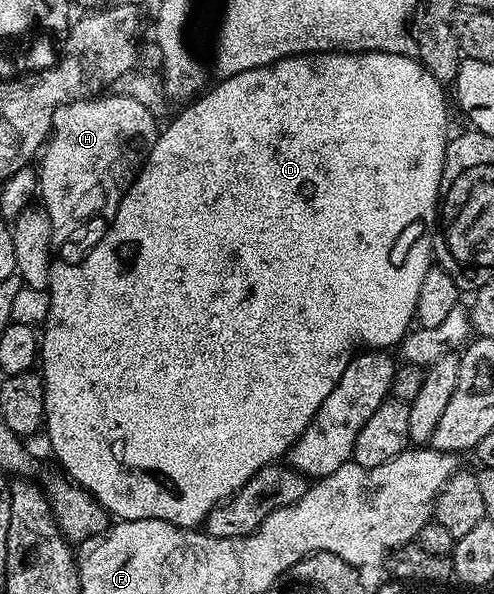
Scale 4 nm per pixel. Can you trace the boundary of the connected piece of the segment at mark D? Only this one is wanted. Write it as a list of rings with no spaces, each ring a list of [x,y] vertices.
[[[331,51],[331,52],[329,52],[329,53],[307,53],[307,54],[305,54],[305,55],[291,55],[291,56],[290,56],[290,58],[289,58],[289,59],[278,59],[278,60],[276,60],[276,62],[275,62],[275,63],[269,63],[269,64],[268,64],[268,65],[267,65],[267,66],[266,66],[266,67],[257,67],[257,68],[256,68],[256,69],[248,69],[248,70],[247,70],[247,71],[245,71],[245,72],[244,72],[244,73],[236,73],[236,74],[235,74],[235,75],[227,75],[227,76],[225,76],[225,77],[222,77],[222,78],[219,78],[219,79],[218,79],[218,80],[217,80],[217,81],[218,81],[218,82],[219,82],[219,83],[218,83],[218,84],[216,84],[216,85],[215,85],[215,87],[214,87],[214,88],[212,88],[212,89],[211,89],[211,91],[210,91],[210,92],[208,92],[208,93],[207,93],[207,95],[202,95],[202,94],[199,94],[199,95],[198,95],[198,96],[197,96],[197,98],[195,98],[195,99],[194,99],[194,100],[193,100],[193,102],[194,102],[194,101],[195,101],[195,103],[194,103],[194,104],[192,104],[192,105],[191,105],[191,107],[186,107],[186,108],[184,108],[184,109],[183,109],[183,111],[182,111],[182,112],[180,112],[180,113],[179,113],[179,115],[178,115],[178,116],[176,116],[176,117],[175,117],[175,119],[174,119],[174,120],[172,120],[172,121],[171,121],[171,123],[170,123],[170,124],[168,124],[168,125],[167,125],[167,127],[165,127],[165,126],[163,126],[163,127],[162,127],[162,128],[161,128],[161,131],[160,131],[160,134],[159,134],[159,137],[158,137],[158,139],[157,139],[157,140],[156,140],[156,141],[155,141],[155,142],[154,142],[154,143],[153,143],[153,144],[152,144],[152,146],[151,146],[151,148],[150,148],[150,150],[149,150],[149,152],[148,152],[148,154],[147,154],[147,156],[146,156],[146,158],[145,158],[145,160],[144,160],[144,162],[143,162],[143,163],[142,163],[142,164],[141,164],[141,167],[140,167],[140,170],[139,170],[139,171],[138,171],[138,172],[137,172],[137,174],[135,174],[135,177],[134,177],[134,181],[133,181],[133,183],[131,183],[131,184],[130,184],[130,188],[128,188],[128,189],[127,189],[127,191],[126,191],[126,194],[125,194],[125,195],[123,195],[123,196],[122,196],[122,200],[120,200],[120,202],[119,202],[119,203],[118,203],[118,204],[117,204],[117,205],[116,205],[116,210],[115,210],[115,211],[118,211],[118,212],[116,212],[116,213],[115,213],[115,215],[114,215],[114,220],[112,220],[112,221],[111,221],[111,223],[110,223],[110,228],[108,228],[108,229],[107,229],[107,231],[106,231],[106,232],[104,232],[104,233],[103,233],[103,235],[102,235],[102,240],[100,240],[100,241],[99,241],[99,243],[98,243],[98,244],[96,244],[96,245],[95,245],[95,247],[94,247],[94,248],[92,248],[92,249],[91,249],[91,251],[90,251],[90,252],[88,252],[88,253],[87,253],[87,255],[86,255],[86,256],[84,256],[84,257],[83,257],[83,259],[82,259],[82,260],[80,260],[80,261],[79,261],[79,263],[58,263],[58,262],[55,262],[55,263],[54,263],[54,264],[53,264],[53,266],[51,266],[51,268],[50,268],[50,286],[49,286],[49,288],[48,288],[48,290],[49,290],[49,293],[50,293],[50,308],[49,308],[49,309],[48,309],[48,317],[47,317],[47,318],[46,318],[46,322],[45,322],[45,324],[44,324],[44,326],[43,326],[43,327],[42,327],[42,328],[41,328],[41,331],[40,331],[40,374],[41,374],[41,377],[42,377],[42,384],[43,384],[43,385],[44,385],[44,389],[45,389],[45,390],[46,390],[46,392],[45,392],[45,393],[44,393],[44,405],[45,405],[45,406],[46,406],[46,417],[45,417],[45,420],[44,420],[44,432],[45,432],[45,431],[46,431],[46,435],[47,435],[47,437],[48,437],[48,438],[50,438],[50,447],[51,447],[51,449],[52,449],[52,450],[54,450],[54,453],[55,453],[55,455],[56,455],[56,456],[57,456],[57,457],[58,457],[58,459],[59,459],[59,461],[60,461],[60,462],[62,462],[62,467],[63,467],[63,469],[64,469],[64,470],[66,470],[66,471],[67,471],[67,472],[66,472],[66,471],[63,471],[63,472],[65,472],[65,474],[66,474],[66,475],[67,475],[67,476],[69,476],[69,478],[70,478],[70,479],[71,479],[71,480],[73,480],[73,482],[75,482],[75,483],[77,483],[77,484],[78,484],[78,486],[80,486],[80,487],[82,487],[82,488],[83,488],[83,489],[85,489],[85,491],[87,491],[87,492],[88,492],[88,494],[89,494],[89,495],[91,495],[91,496],[92,496],[92,498],[93,498],[93,499],[95,499],[95,500],[96,500],[96,501],[97,501],[97,503],[99,503],[99,505],[101,505],[101,506],[102,506],[102,507],[105,507],[105,508],[106,508],[106,510],[107,510],[107,512],[109,512],[109,514],[110,514],[110,515],[111,515],[111,516],[113,516],[113,518],[114,518],[114,519],[115,519],[115,520],[118,520],[118,521],[125,521],[125,520],[127,520],[127,519],[163,519],[163,520],[164,520],[164,522],[165,522],[165,523],[171,523],[171,524],[172,524],[172,525],[176,525],[176,526],[177,526],[177,527],[184,527],[184,528],[187,528],[187,529],[194,529],[194,528],[197,528],[197,527],[198,527],[198,526],[199,526],[199,525],[202,525],[202,524],[205,524],[205,522],[206,522],[206,514],[207,514],[207,513],[208,513],[208,512],[210,512],[210,511],[211,511],[211,510],[212,510],[212,508],[213,508],[213,507],[217,507],[217,506],[218,506],[218,504],[219,504],[219,503],[225,503],[225,502],[226,502],[226,500],[227,500],[227,499],[229,499],[229,498],[230,498],[230,496],[231,496],[231,495],[233,495],[233,494],[234,494],[234,492],[236,492],[236,491],[241,491],[241,489],[242,489],[242,487],[243,487],[243,485],[245,485],[245,483],[246,483],[246,482],[247,482],[247,481],[248,481],[248,480],[250,480],[250,478],[251,478],[251,477],[253,477],[253,476],[254,476],[254,475],[257,475],[257,474],[259,474],[259,472],[261,472],[261,471],[262,471],[262,470],[263,470],[263,469],[266,469],[266,468],[269,468],[269,467],[270,467],[270,466],[271,466],[271,464],[273,464],[273,463],[274,463],[274,462],[275,462],[275,461],[278,461],[278,460],[281,460],[281,459],[278,459],[278,458],[280,458],[280,457],[281,457],[281,455],[282,455],[282,458],[283,458],[283,456],[285,456],[285,455],[286,455],[286,454],[287,454],[287,452],[289,452],[289,450],[290,450],[290,446],[291,446],[291,445],[292,445],[292,444],[294,444],[294,441],[295,441],[295,440],[296,440],[296,439],[298,439],[298,438],[299,438],[299,437],[300,437],[300,436],[301,436],[301,435],[302,435],[302,434],[303,434],[303,433],[304,433],[304,429],[305,429],[305,428],[306,428],[306,426],[307,426],[307,425],[308,425],[308,424],[309,424],[309,423],[310,423],[310,422],[311,422],[311,421],[312,421],[312,417],[313,417],[313,416],[314,416],[314,414],[315,414],[315,413],[316,413],[316,412],[318,412],[318,410],[319,410],[319,409],[320,409],[320,405],[324,405],[324,401],[325,401],[325,400],[326,400],[326,398],[327,398],[327,397],[328,397],[328,393],[332,393],[332,389],[333,389],[333,388],[334,388],[334,386],[336,386],[336,384],[337,384],[337,383],[338,383],[338,382],[339,382],[339,381],[340,381],[340,377],[341,377],[341,376],[342,376],[342,374],[343,374],[343,373],[344,373],[344,369],[345,369],[345,368],[346,368],[346,366],[347,366],[347,365],[349,365],[349,363],[350,363],[350,361],[351,361],[351,358],[352,358],[352,352],[353,352],[353,351],[354,351],[354,350],[355,350],[355,348],[354,348],[354,349],[353,349],[353,347],[354,347],[354,343],[358,343],[358,342],[362,342],[362,343],[363,343],[363,345],[364,345],[364,346],[363,346],[363,348],[366,348],[366,349],[390,349],[390,346],[392,346],[392,345],[393,345],[393,343],[394,343],[394,346],[395,346],[395,345],[398,345],[398,344],[401,344],[401,342],[402,342],[402,340],[403,340],[403,338],[404,338],[404,336],[405,336],[405,335],[406,335],[406,334],[407,334],[407,332],[409,332],[409,331],[410,331],[410,330],[411,330],[411,327],[412,327],[412,324],[413,324],[413,323],[414,323],[414,322],[415,322],[415,319],[416,319],[416,316],[415,316],[415,313],[414,313],[414,310],[415,310],[415,309],[416,309],[416,301],[417,301],[417,300],[418,300],[418,298],[419,298],[419,297],[420,297],[420,284],[421,284],[421,283],[422,283],[422,282],[423,282],[423,281],[424,281],[424,273],[428,273],[428,269],[429,269],[429,268],[430,268],[430,267],[431,267],[431,265],[432,265],[432,256],[433,256],[433,255],[434,255],[434,254],[435,254],[435,251],[436,251],[436,239],[435,239],[435,235],[436,235],[436,224],[437,224],[437,223],[438,223],[438,222],[439,222],[439,219],[440,219],[440,192],[441,192],[441,190],[442,190],[442,170],[443,170],[443,169],[444,169],[444,161],[445,161],[445,160],[446,160],[446,145],[447,145],[447,142],[448,142],[448,134],[447,134],[447,135],[446,135],[446,95],[445,95],[445,93],[444,93],[444,92],[442,92],[442,91],[445,91],[445,90],[444,90],[444,87],[443,87],[443,84],[441,84],[441,83],[438,83],[438,82],[436,82],[436,81],[435,81],[435,80],[434,80],[434,79],[433,79],[433,78],[432,78],[432,77],[431,77],[431,75],[430,75],[430,72],[429,72],[429,71],[427,71],[427,70],[426,70],[426,68],[425,68],[425,67],[423,67],[423,66],[422,66],[422,64],[421,64],[421,63],[419,63],[419,62],[418,62],[418,60],[417,60],[417,58],[414,58],[414,57],[411,57],[411,56],[409,56],[409,55],[393,55],[393,54],[392,54],[392,53],[384,53],[384,52],[383,52],[383,51],[364,51],[364,52],[361,52],[361,53],[343,53],[343,52],[341,52],[341,51]]]

